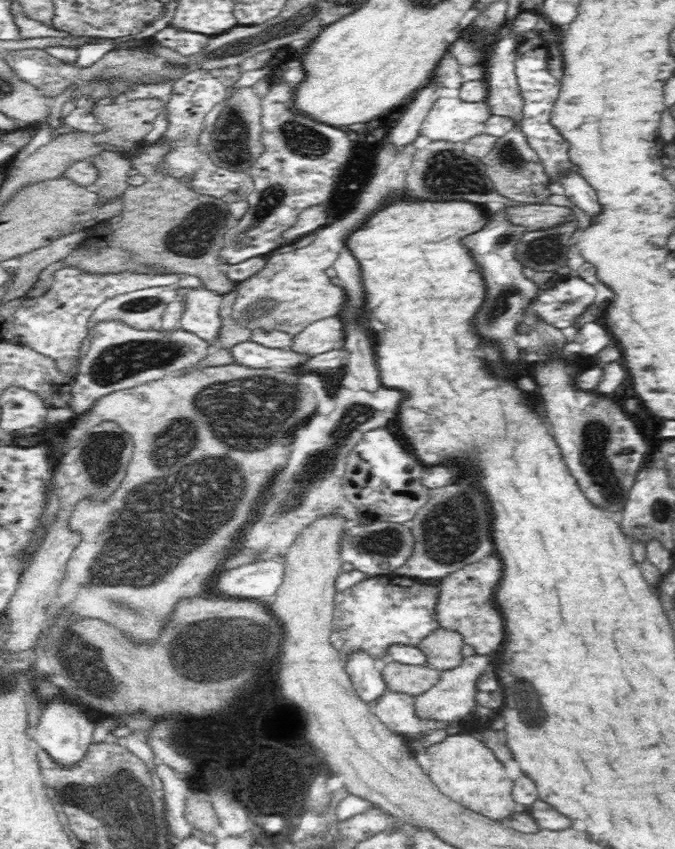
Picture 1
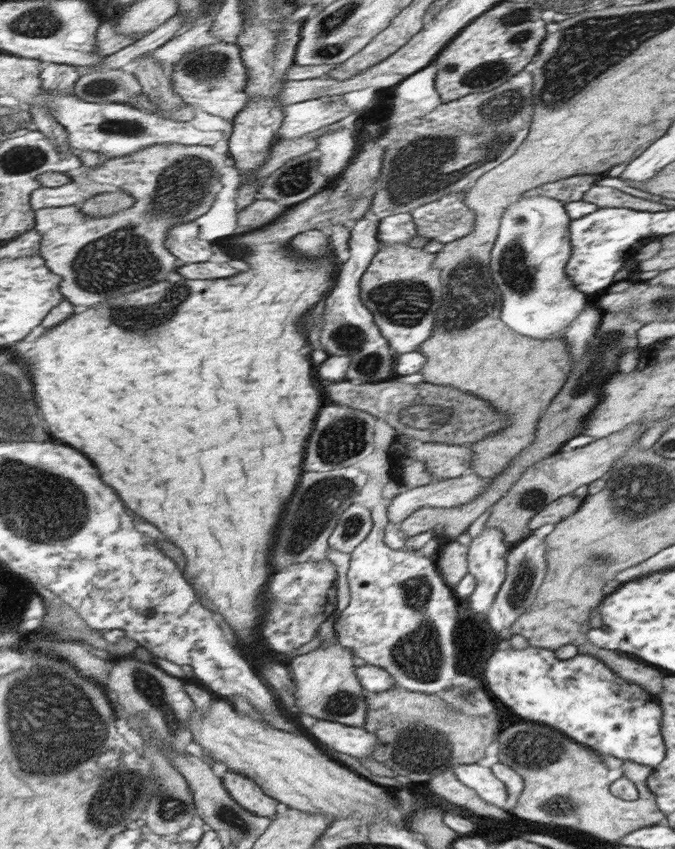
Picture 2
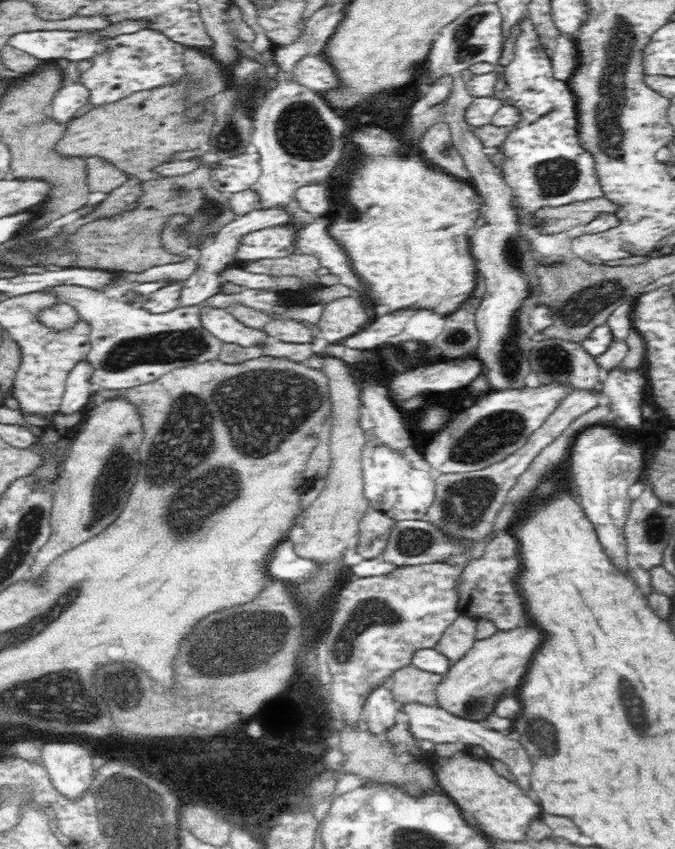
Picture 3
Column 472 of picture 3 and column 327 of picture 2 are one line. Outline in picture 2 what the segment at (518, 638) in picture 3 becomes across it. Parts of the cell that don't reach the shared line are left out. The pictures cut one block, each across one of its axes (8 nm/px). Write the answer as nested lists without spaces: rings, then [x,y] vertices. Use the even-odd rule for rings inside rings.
[[[341,643],[318,646],[308,653],[293,657],[290,668],[296,680],[295,698],[299,710],[320,720],[362,727],[368,703],[365,698],[366,692],[362,692],[362,684],[354,673],[358,663],[353,649]]]

